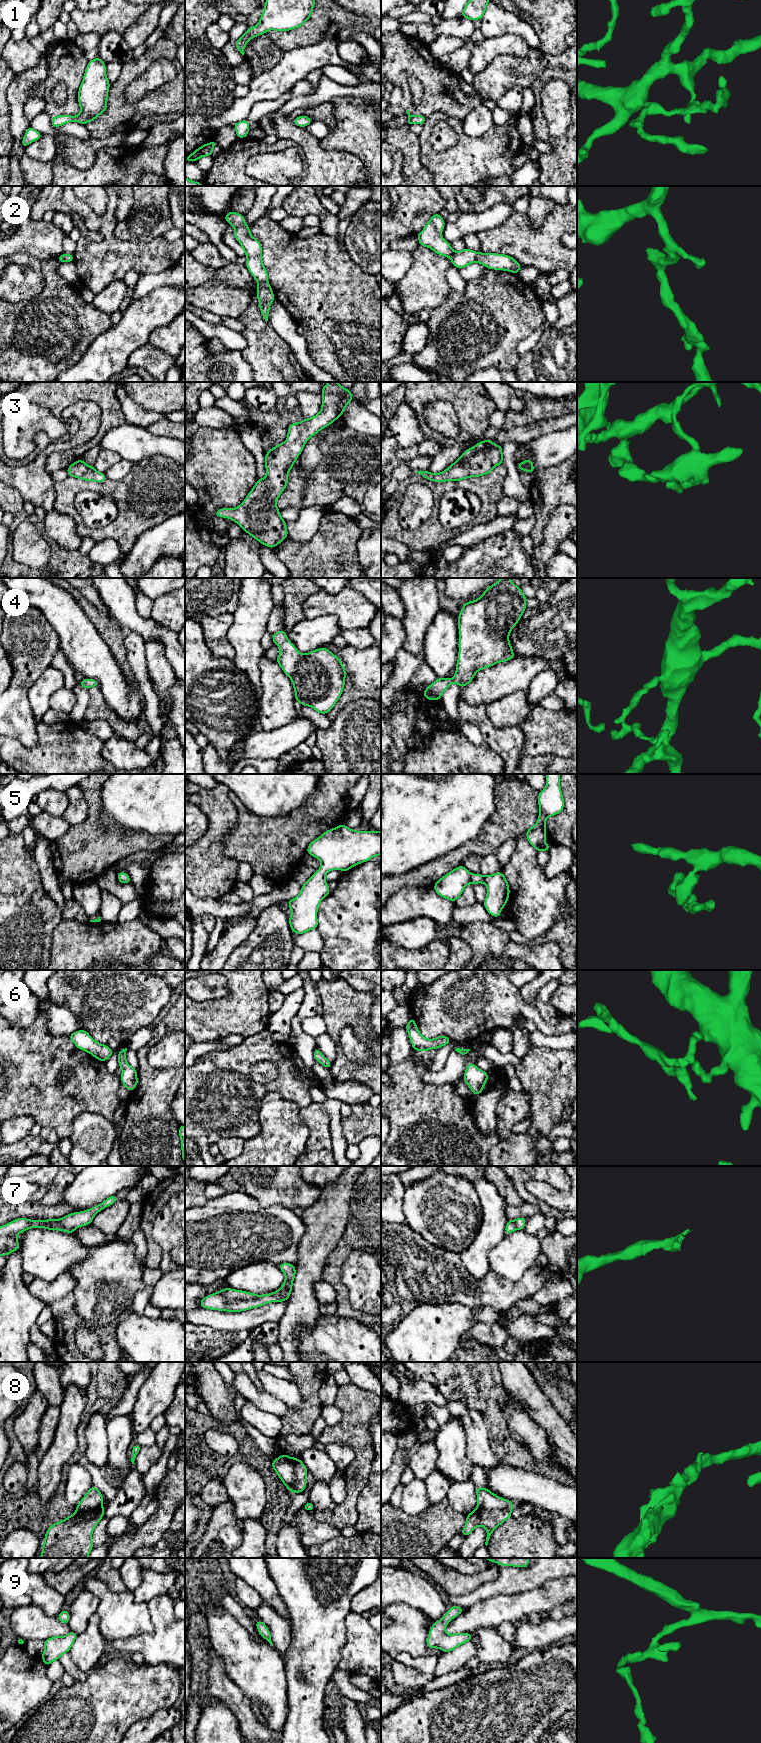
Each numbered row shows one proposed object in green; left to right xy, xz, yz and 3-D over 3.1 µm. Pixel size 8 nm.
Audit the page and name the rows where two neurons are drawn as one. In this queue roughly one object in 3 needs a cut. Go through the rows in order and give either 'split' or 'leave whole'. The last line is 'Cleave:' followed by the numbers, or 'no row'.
1: leave whole
2: leave whole
3: leave whole
4: leave whole
5: leave whole
6: leave whole
7: leave whole
8: split
9: leave whole
Cleave: 8

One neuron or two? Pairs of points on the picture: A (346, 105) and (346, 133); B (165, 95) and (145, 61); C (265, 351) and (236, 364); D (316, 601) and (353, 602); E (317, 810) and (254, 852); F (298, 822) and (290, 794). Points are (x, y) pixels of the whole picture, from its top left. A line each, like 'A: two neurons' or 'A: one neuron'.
A: one neuron
B: one neuron
C: two neurons
D: one neuron
E: one neuron
F: two neurons

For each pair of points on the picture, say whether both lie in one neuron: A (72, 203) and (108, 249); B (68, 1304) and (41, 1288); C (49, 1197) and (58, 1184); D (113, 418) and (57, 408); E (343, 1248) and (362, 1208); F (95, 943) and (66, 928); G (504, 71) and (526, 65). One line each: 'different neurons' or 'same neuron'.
A: same neuron
B: different neurons
C: same neuron
D: same neuron
E: same neuron
F: same neuron
G: same neuron

